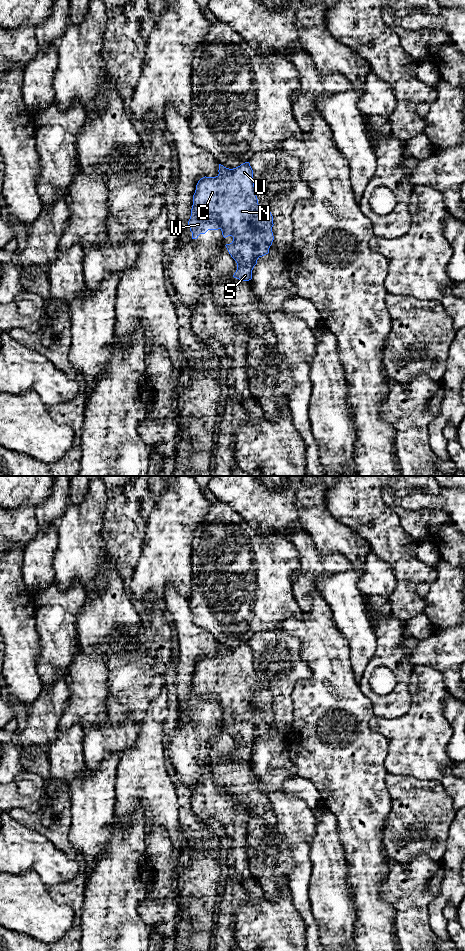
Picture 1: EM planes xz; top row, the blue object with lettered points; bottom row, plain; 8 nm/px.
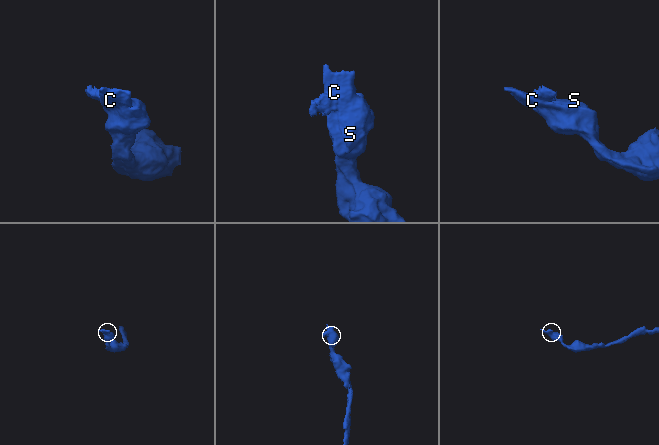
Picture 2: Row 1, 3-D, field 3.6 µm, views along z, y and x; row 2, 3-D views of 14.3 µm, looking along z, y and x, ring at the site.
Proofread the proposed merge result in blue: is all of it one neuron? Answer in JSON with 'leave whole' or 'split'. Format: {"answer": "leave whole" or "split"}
{"answer": "split"}

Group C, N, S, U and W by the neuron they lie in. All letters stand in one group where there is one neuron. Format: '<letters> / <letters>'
C N S U / W

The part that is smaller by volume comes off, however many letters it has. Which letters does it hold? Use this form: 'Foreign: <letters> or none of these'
Foreign: W

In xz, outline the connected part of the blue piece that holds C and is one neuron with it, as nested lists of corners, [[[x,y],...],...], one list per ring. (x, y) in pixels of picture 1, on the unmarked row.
[[[249,642],[229,649],[219,644],[219,654],[216,657],[203,657],[197,665],[193,675],[193,688],[198,696],[213,694],[218,702],[224,718],[233,717],[226,728],[237,743],[237,750],[233,757],[242,761],[252,759],[252,750],[259,737],[269,733],[274,720],[271,692],[259,686],[254,667],[253,650]]]

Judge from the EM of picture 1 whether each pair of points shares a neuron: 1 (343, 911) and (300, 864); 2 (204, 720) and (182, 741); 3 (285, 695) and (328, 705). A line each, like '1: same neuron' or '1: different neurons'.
1: different neurons
2: same neuron
3: different neurons

